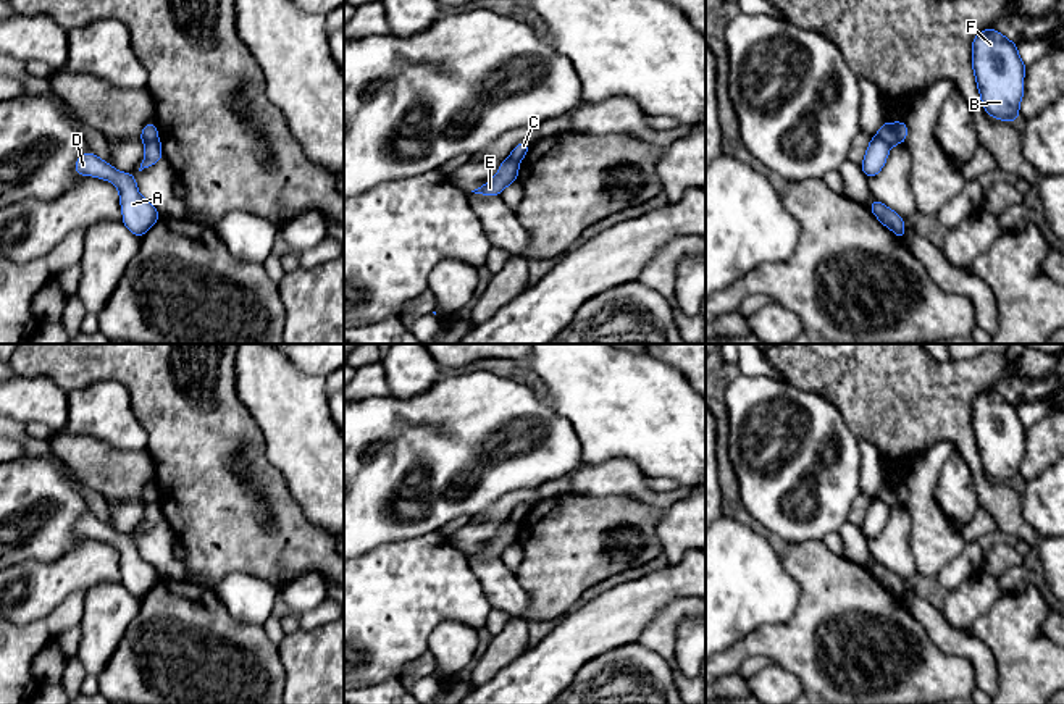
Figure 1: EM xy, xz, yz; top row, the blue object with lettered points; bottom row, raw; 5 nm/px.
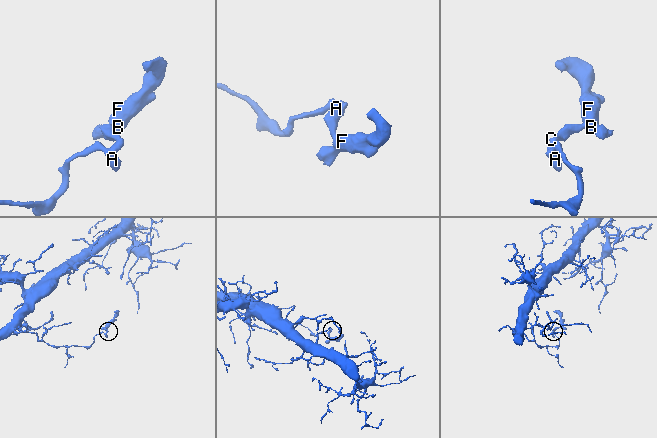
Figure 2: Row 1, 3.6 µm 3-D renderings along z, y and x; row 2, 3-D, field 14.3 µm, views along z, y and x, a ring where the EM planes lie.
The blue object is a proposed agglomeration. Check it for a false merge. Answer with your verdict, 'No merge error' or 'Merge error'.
Merge error

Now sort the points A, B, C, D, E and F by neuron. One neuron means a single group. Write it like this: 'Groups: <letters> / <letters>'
Groups: A C D / B E F

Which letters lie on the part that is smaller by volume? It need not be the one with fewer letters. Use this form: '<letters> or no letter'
B, E, F

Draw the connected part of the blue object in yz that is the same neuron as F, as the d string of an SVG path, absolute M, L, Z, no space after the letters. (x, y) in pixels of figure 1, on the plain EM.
M987 389L972 402L972 430L985 475L999 483L1019 483L1027 428L1017 405Z

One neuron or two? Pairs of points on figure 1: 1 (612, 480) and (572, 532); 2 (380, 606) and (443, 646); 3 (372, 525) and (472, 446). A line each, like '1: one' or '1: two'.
1: two
2: two
3: one

